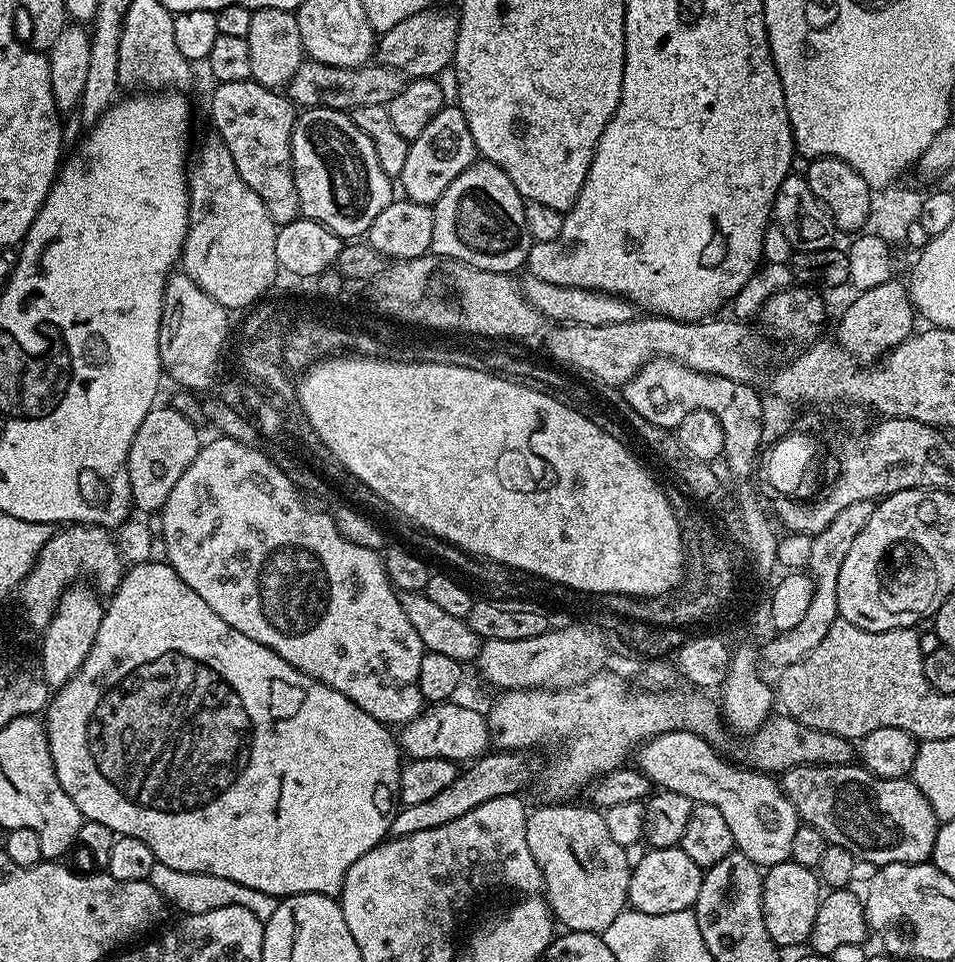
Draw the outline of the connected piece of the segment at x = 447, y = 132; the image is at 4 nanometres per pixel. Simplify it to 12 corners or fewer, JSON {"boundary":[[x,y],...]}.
{"boundary":[[445,106],[408,145],[407,199],[434,206],[478,159],[466,114]]}

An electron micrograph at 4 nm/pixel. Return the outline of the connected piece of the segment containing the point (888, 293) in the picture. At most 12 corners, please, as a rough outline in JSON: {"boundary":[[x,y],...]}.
{"boundary":[[902,283],[853,295],[835,343],[879,361],[918,320]]}

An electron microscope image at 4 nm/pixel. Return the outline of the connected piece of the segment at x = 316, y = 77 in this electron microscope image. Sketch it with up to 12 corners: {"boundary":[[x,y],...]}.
{"boundary":[[305,59],[286,85],[301,109],[386,106],[403,72]]}

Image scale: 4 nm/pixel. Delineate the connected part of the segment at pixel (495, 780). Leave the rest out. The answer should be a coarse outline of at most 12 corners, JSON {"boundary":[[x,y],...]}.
{"boundary":[[492,750],[434,798],[403,805],[391,835],[434,830],[523,793],[524,752]]}

